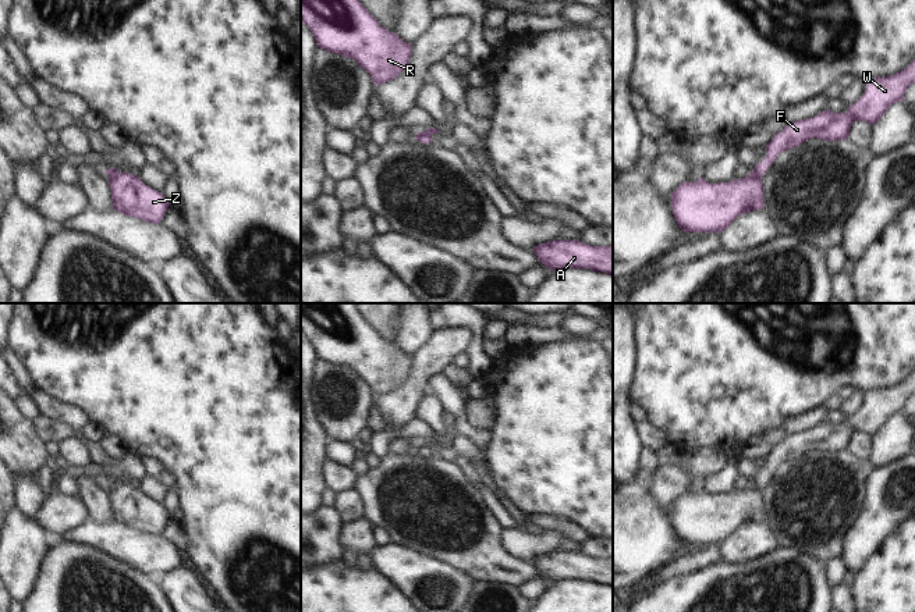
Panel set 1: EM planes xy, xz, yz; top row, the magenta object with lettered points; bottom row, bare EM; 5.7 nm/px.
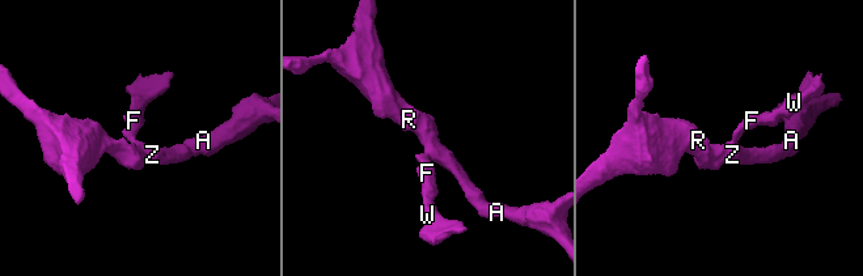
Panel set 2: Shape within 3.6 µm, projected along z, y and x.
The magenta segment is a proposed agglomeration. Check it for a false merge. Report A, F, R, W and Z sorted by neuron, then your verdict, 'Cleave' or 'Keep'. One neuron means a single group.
Groups: A R Z / F W. Cleave.

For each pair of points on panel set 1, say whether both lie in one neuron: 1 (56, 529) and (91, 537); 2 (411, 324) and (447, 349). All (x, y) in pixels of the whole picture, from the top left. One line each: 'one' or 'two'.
1: two
2: two

